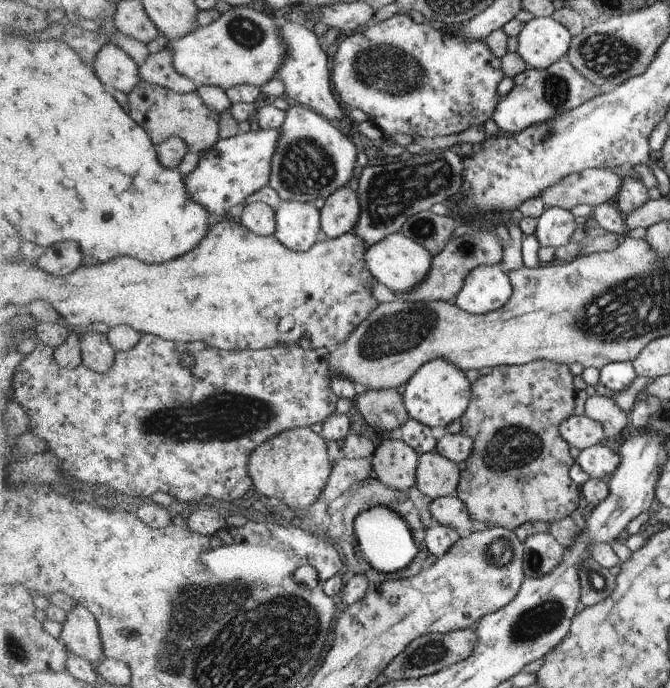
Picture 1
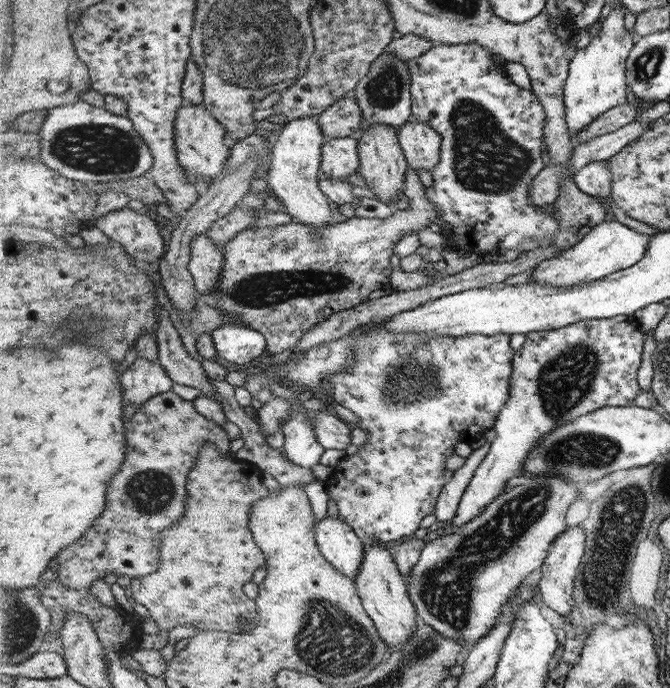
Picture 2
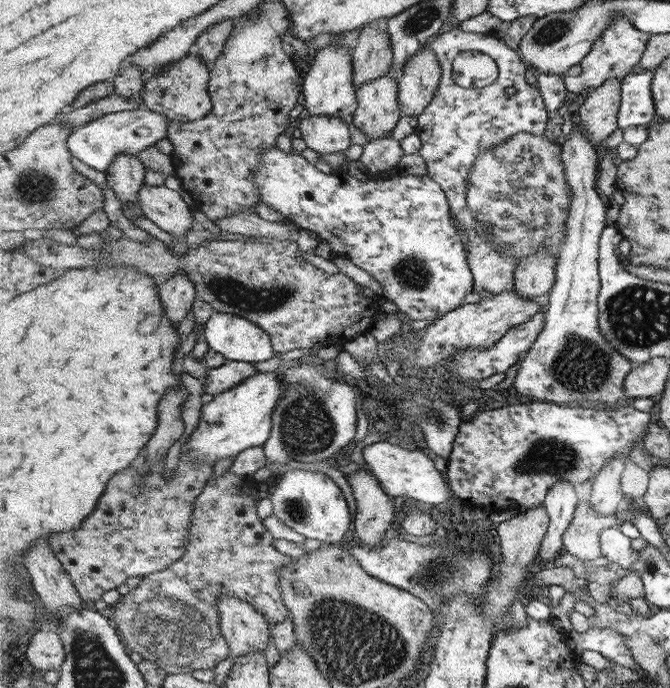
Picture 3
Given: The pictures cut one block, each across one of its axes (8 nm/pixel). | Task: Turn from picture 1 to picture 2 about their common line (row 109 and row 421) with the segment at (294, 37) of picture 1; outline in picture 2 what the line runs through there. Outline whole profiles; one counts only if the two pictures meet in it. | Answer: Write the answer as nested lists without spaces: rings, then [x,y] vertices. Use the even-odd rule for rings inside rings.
[[[331,410],[311,413],[312,426],[322,448],[345,449],[351,441],[351,428]]]

